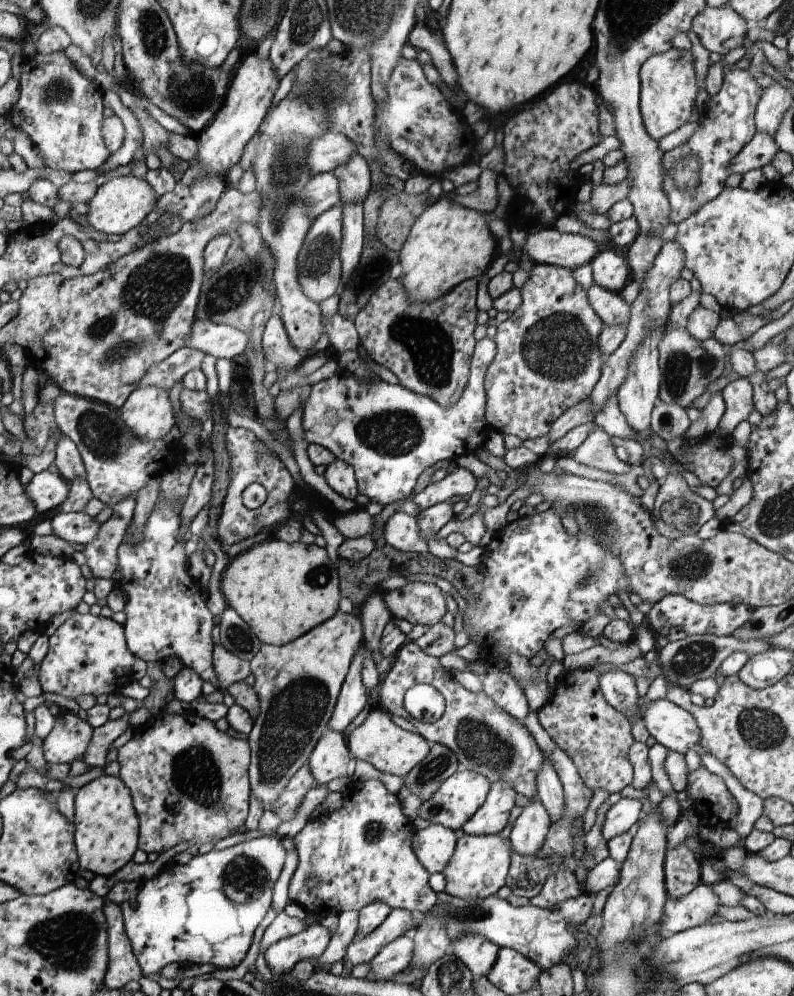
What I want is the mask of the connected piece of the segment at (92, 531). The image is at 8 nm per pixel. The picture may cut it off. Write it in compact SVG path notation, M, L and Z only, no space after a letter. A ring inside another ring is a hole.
M60 511L52 520L52 528L56 536L74 542L87 545L92 542L98 534L101 524L95 517L80 512L63 513Z

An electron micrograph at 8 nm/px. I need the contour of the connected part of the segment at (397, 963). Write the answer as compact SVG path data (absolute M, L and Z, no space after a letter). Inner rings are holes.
M414 929L383 946L372 958L372 968L368 978L391 980L391 976L411 964L414 954Z

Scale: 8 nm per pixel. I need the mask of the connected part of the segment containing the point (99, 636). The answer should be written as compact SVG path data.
M74 612L49 637L49 651L38 671L43 692L62 695L67 699L82 695L97 697L112 694L118 684L118 692L121 693L129 681L134 680L131 675L136 662L136 655L126 648L124 633L125 627L111 617Z

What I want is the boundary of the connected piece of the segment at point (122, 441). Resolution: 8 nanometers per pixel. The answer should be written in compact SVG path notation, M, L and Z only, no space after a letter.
M61 392L52 404L55 406L55 419L60 430L66 437L78 447L83 462L86 466L86 482L88 482L93 496L100 499L106 506L115 506L120 501L127 498L137 498L137 494L145 488L153 479L159 480L159 495L157 504L166 505L167 503L182 503L189 493L189 486L193 481L193 476L197 469L196 463L188 463L184 461L184 453L180 440L174 446L166 444L163 438L155 441L145 441L139 439L133 430L129 430L129 426L121 417L120 408L111 407L103 402L93 399L77 397L68 393Z

